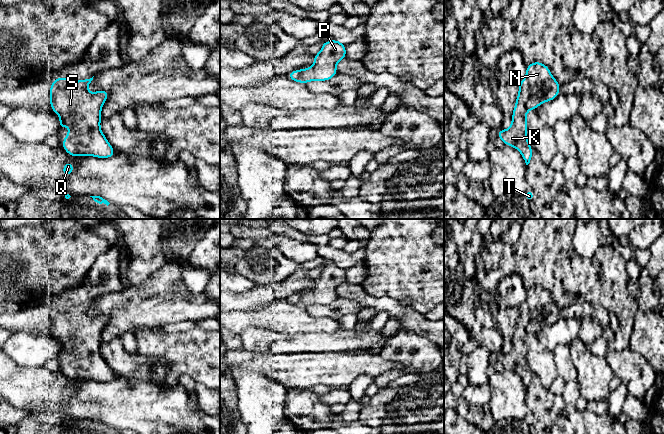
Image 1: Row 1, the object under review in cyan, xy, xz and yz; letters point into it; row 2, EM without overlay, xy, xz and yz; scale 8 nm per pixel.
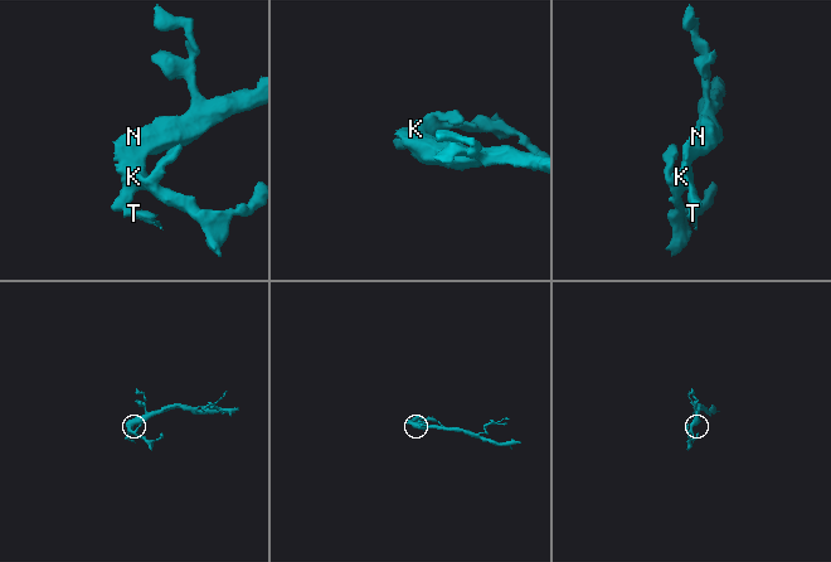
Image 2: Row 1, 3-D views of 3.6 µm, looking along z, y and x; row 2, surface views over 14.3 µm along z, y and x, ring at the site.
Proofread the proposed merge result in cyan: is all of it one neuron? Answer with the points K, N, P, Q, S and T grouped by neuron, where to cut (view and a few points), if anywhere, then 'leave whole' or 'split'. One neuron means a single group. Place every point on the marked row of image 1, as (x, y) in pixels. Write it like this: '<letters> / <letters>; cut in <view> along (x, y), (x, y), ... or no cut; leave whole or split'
K N P Q S T; no cut; leave whole

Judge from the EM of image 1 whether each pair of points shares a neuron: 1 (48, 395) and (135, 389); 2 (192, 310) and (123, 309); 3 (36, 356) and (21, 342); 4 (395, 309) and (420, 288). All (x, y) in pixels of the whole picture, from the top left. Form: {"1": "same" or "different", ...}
{"1": "same", "2": "same", "3": "same", "4": "different"}

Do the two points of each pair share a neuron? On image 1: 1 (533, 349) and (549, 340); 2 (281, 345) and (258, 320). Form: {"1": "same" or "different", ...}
{"1": "different", "2": "different"}

